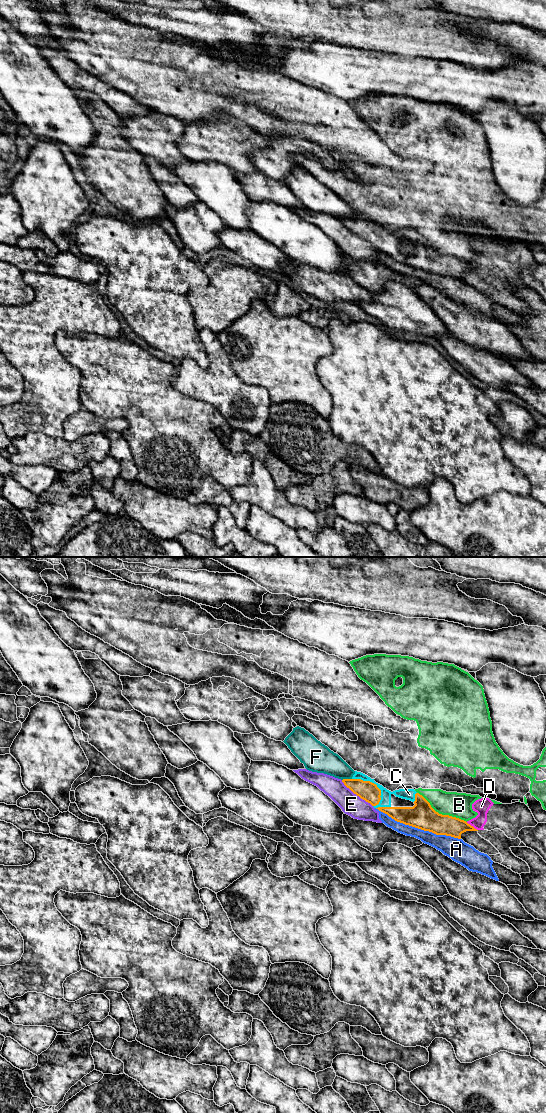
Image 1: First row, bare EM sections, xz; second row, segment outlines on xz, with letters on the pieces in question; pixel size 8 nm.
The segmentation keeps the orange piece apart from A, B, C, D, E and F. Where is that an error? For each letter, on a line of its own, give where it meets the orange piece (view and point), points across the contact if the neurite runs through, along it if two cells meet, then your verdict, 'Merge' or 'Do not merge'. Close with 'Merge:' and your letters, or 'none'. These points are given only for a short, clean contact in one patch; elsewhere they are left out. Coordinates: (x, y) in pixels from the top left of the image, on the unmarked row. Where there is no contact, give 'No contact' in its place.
A: Touches orange at xz (418, 268). Do not merge
B: Touches orange at xz (441, 254). Do not merge
C: Touches orange at xz (380, 230). Merge
D: Touches orange at xz (472, 266). Boundary: xz (466, 262), (477, 270). Do not merge
E: Touches orange at xz (356, 234). Do not merge
F: Touches orange at xz (346, 219). Do not merge
Merge: C

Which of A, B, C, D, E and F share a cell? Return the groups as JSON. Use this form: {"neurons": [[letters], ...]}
{"neurons": [["A"], ["B"], ["C"], ["D"], ["E"], ["F"]]}

